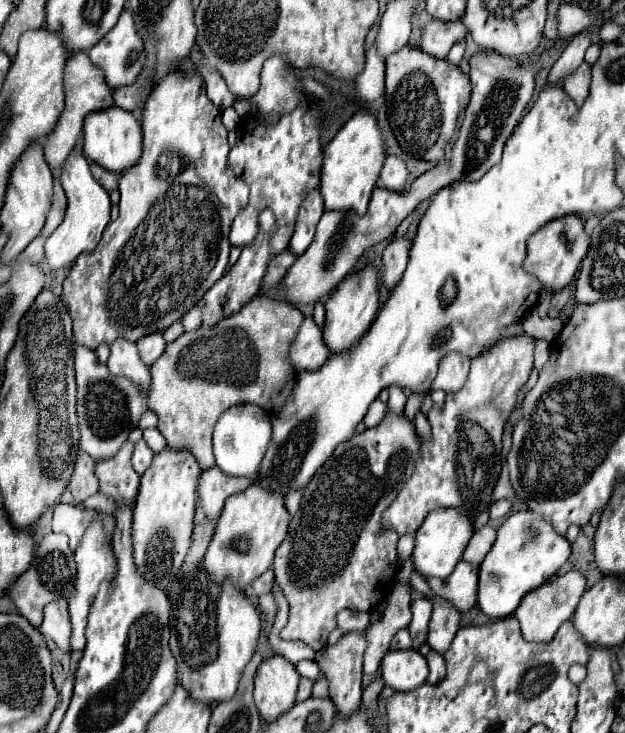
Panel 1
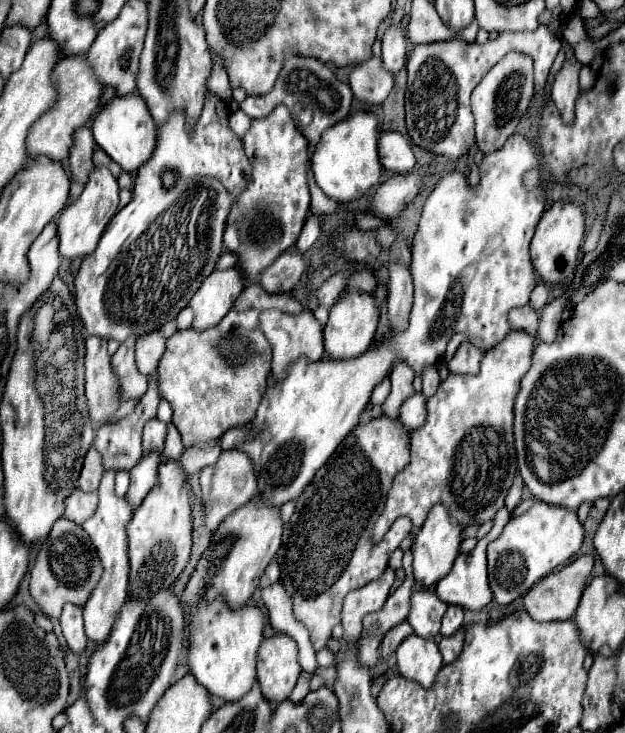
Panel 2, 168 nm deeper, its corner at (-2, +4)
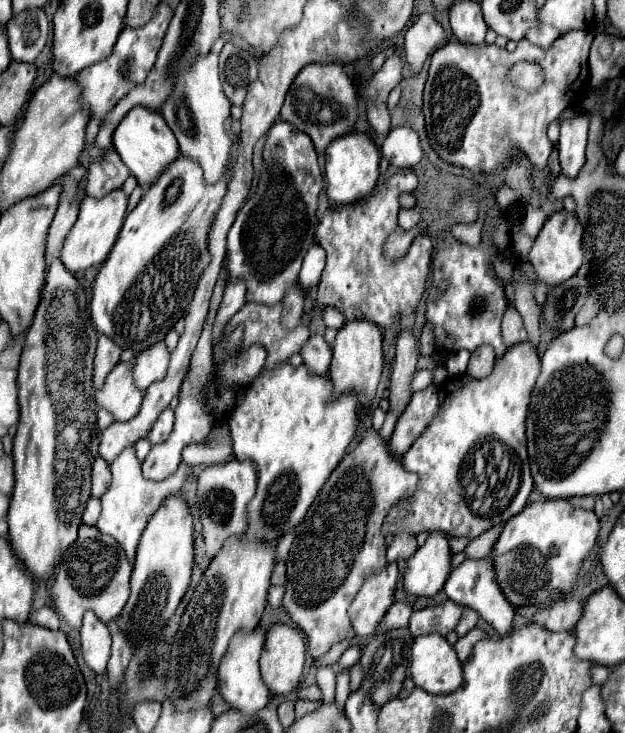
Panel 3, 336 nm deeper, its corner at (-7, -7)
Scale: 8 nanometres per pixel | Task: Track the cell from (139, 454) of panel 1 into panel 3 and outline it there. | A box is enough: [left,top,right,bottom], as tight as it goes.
[149,408,173,444]

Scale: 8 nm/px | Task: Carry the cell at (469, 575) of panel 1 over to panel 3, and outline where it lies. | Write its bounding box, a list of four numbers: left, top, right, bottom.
[443,556,515,634]

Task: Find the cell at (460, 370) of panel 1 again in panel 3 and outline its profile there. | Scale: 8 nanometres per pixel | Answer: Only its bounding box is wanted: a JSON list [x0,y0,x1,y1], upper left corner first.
[467,346,495,380]

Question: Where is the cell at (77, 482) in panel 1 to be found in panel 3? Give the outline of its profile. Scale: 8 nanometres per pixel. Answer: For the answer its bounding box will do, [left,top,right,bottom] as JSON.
[91,456,111,498]

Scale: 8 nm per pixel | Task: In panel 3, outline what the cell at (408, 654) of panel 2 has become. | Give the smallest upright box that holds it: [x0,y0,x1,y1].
[411,636,461,694]

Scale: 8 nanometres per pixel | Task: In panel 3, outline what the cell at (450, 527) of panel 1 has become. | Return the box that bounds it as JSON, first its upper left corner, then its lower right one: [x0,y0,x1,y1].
[403,532,453,596]

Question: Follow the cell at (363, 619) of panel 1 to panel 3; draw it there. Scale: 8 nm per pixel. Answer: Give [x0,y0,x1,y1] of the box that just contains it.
[349,564,397,638]

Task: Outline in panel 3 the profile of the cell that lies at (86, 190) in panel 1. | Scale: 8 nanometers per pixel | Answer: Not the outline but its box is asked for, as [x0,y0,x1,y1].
[61,190,127,272]

